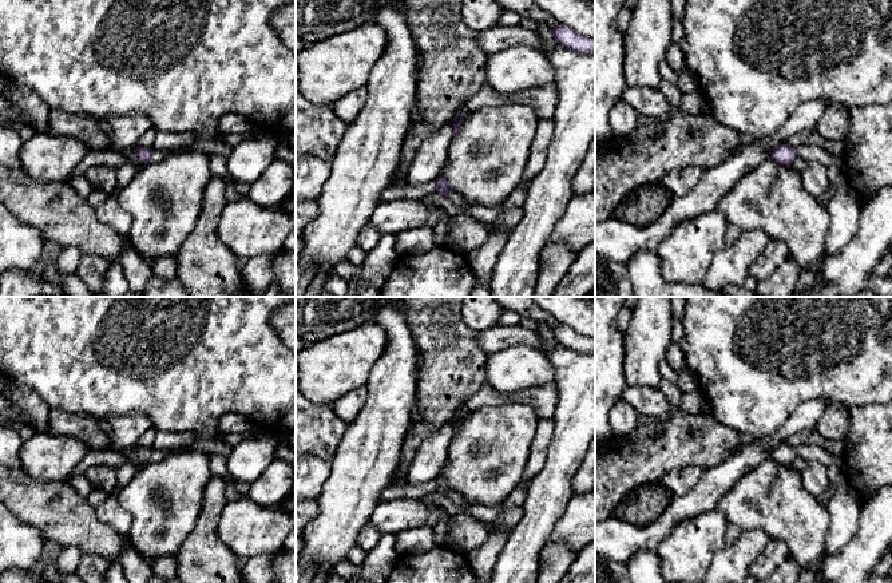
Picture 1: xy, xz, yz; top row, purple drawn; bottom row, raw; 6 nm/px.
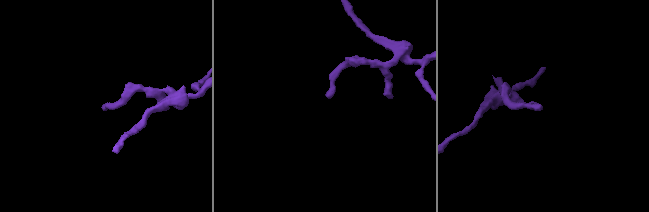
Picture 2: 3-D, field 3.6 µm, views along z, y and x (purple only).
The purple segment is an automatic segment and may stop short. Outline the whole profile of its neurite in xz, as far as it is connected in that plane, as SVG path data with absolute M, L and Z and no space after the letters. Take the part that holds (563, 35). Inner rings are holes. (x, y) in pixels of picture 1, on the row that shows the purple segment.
M558 25L552 29L555 40L575 52L595 52L595 40L564 27Z

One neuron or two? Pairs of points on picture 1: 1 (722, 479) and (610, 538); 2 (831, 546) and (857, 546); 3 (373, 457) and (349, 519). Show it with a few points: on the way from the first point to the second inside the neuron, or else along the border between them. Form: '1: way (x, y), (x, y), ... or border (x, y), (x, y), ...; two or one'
1: way (694, 502), (680, 508), (650, 536), (638, 536); one
2: border (857, 518), (857, 531), (836, 552), (827, 555); two
3: way (360, 472), (351, 492), (349, 504); one

